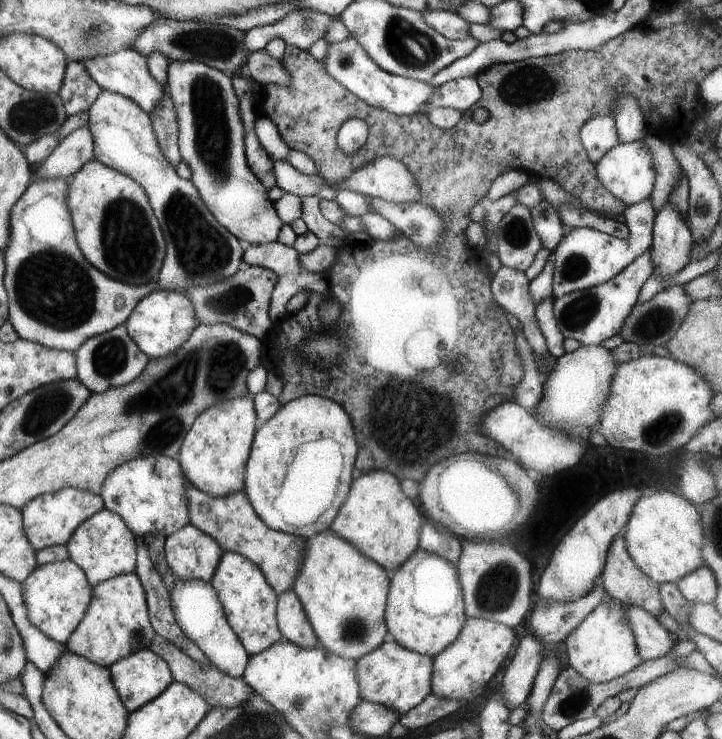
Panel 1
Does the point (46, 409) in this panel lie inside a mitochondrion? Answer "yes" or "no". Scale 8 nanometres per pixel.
yes

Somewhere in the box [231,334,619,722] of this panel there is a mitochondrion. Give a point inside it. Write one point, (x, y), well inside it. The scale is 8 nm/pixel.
(490, 595)

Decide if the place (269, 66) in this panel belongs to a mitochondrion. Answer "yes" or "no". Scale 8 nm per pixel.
yes

